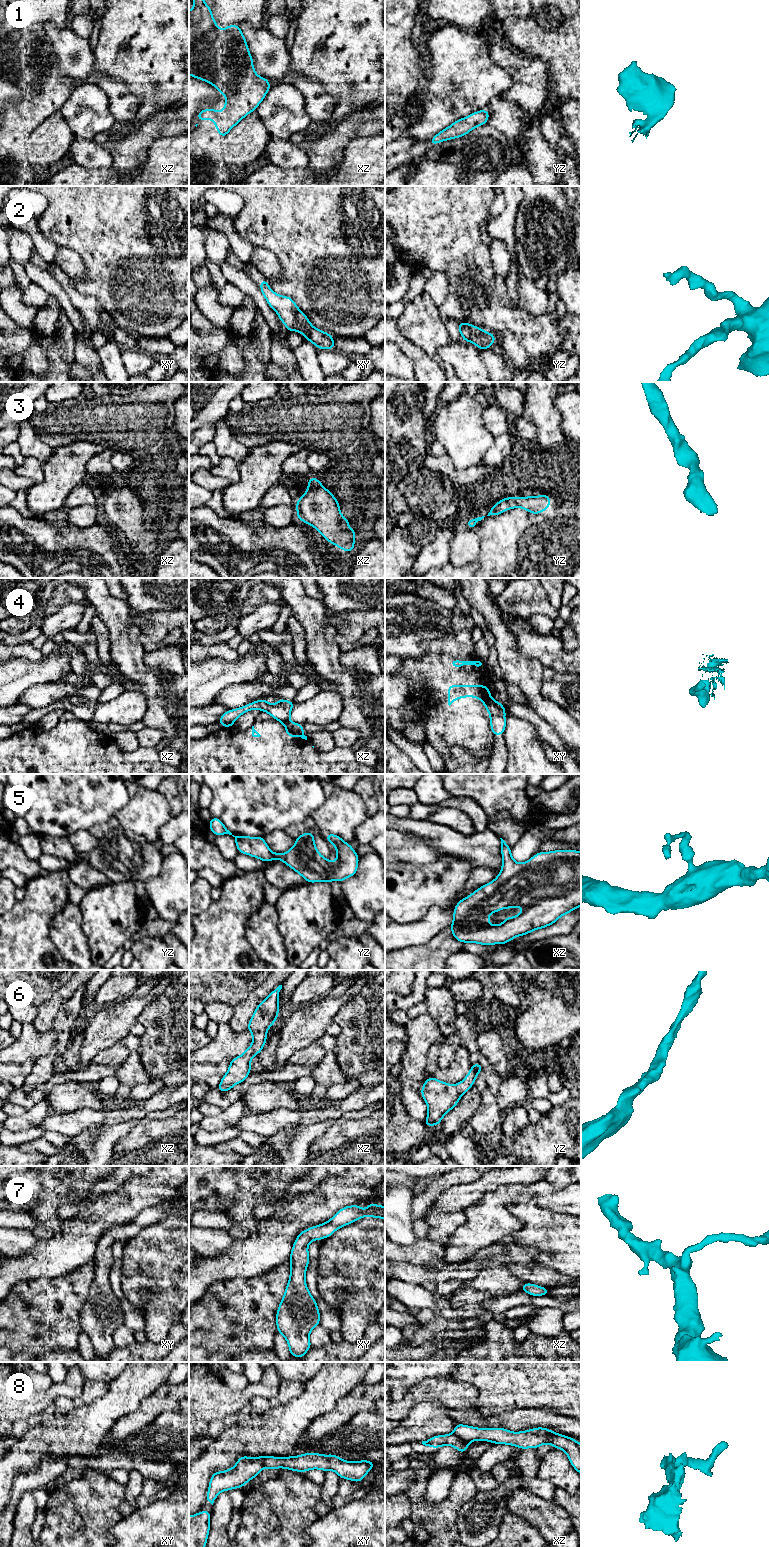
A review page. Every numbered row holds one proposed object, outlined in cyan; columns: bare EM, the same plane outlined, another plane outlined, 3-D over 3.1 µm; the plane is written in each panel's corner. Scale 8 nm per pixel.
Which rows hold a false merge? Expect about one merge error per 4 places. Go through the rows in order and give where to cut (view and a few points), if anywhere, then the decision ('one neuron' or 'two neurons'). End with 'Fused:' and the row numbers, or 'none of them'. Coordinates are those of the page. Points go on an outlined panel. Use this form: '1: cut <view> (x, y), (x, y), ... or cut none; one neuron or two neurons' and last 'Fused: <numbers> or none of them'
1: cut none; one neuron
2: cut none; one neuron
3: cut none; one neuron
4: cut xz (287, 728), (302, 734); two neurons
5: cut none; one neuron
6: cut none; one neuron
7: cut none; one neuron
8: cut xz (453, 1433), (467, 1443); two neurons
Fused: 4, 8

